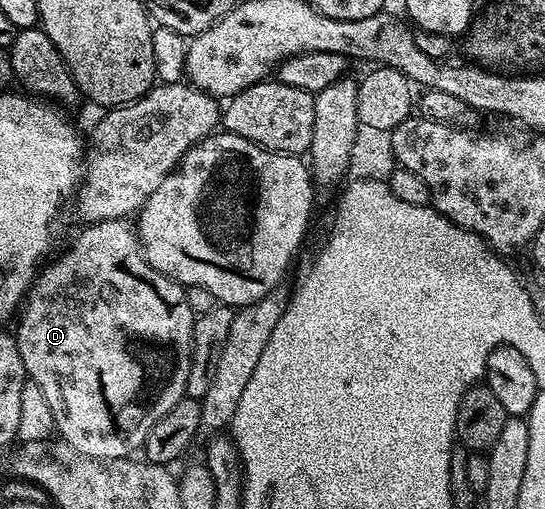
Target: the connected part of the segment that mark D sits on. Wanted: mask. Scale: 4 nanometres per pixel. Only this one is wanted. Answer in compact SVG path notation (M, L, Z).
M130 218L100 220L83 225L83 227L83 230L75 236L74 243L51 266L46 264L41 267L38 277L30 287L24 309L17 319L19 322L16 337L20 348L20 360L24 360L27 379L35 382L40 388L40 392L44 392L45 398L48 399L48 405L52 407L54 425L61 441L72 444L72 448L76 448L76 452L80 452L84 456L129 458L145 447L148 432L152 432L152 424L156 424L156 420L160 420L160 416L164 416L164 412L168 412L168 408L172 408L186 397L190 355L194 352L196 315L192 312L192 308L188 308L186 287L168 276L156 272L156 268L152 268L152 264L148 264L148 260L142 252L142 243L138 241L135 223Z

